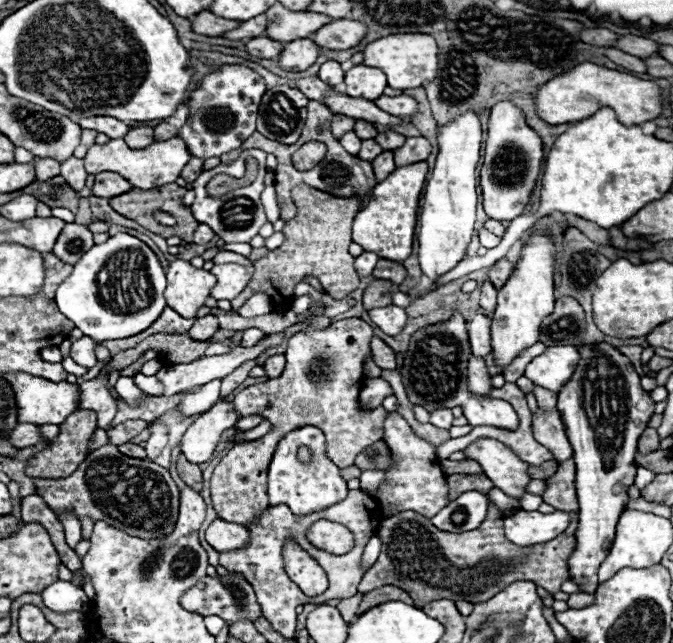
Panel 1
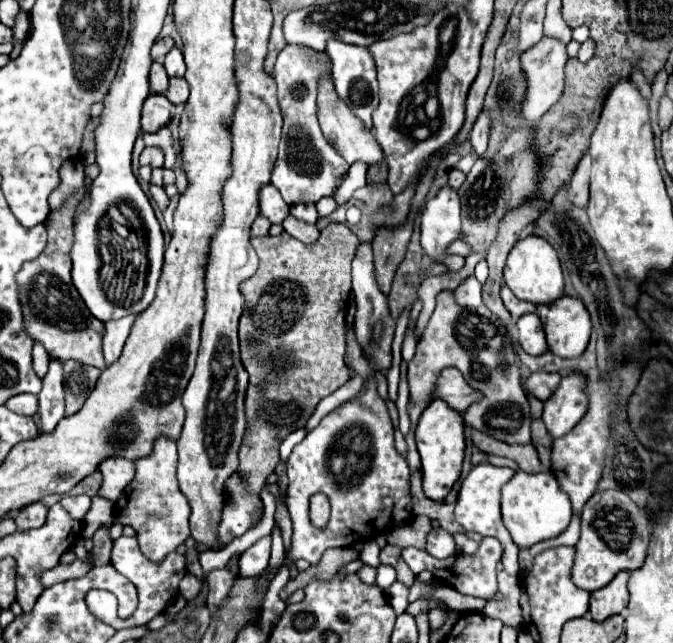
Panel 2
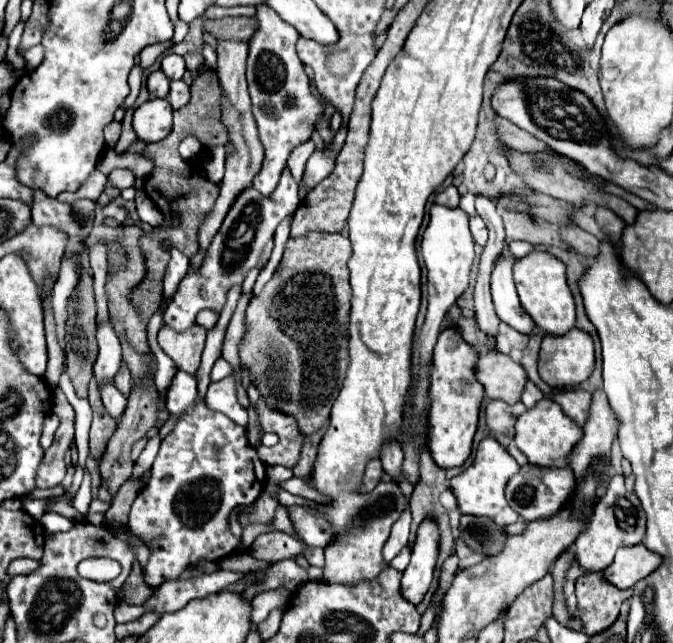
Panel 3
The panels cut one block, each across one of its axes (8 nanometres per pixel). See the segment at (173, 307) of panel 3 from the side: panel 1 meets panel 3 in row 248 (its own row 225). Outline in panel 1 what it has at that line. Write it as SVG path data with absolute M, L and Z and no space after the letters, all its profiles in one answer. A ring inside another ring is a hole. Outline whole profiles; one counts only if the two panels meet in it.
M252 148L252 150L244 150L234 162L230 164L220 164L212 170L204 170L196 182L192 184L196 190L196 200L194 204L190 206L194 218L200 222L200 224L208 224L224 242L250 242L252 236L258 234L258 230L268 222L266 216L264 216L264 210L262 210L262 202L260 202L260 192L264 188L264 174L266 174L266 152L264 150L258 150L258 148ZM248 156L254 156L258 160L258 176L256 180L246 186L246 188L238 188L238 190L230 190L226 192L224 196L220 198L212 198L206 190L206 184L210 182L212 176L216 174L228 174L228 176L244 176L244 160Z

